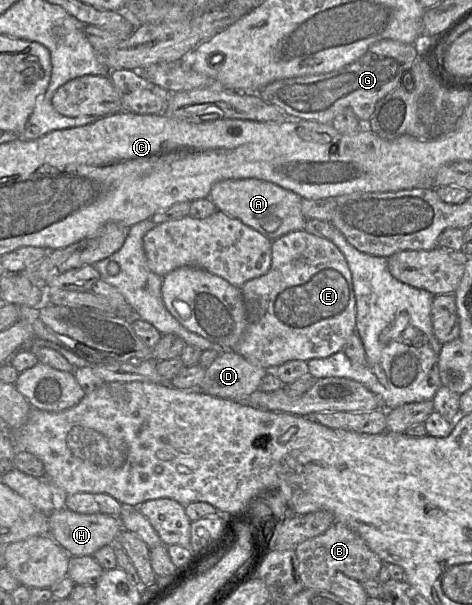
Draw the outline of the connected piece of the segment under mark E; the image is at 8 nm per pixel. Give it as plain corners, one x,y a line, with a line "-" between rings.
303,230
292,231
272,241
271,245
271,267
269,271
260,277
251,279
240,287
246,310
246,328
233,351
244,357
255,366
272,371
276,367
291,360
308,361
313,358
325,358
338,351
343,350
346,342
356,329
356,297
353,288
352,276
348,263
343,253
331,241

